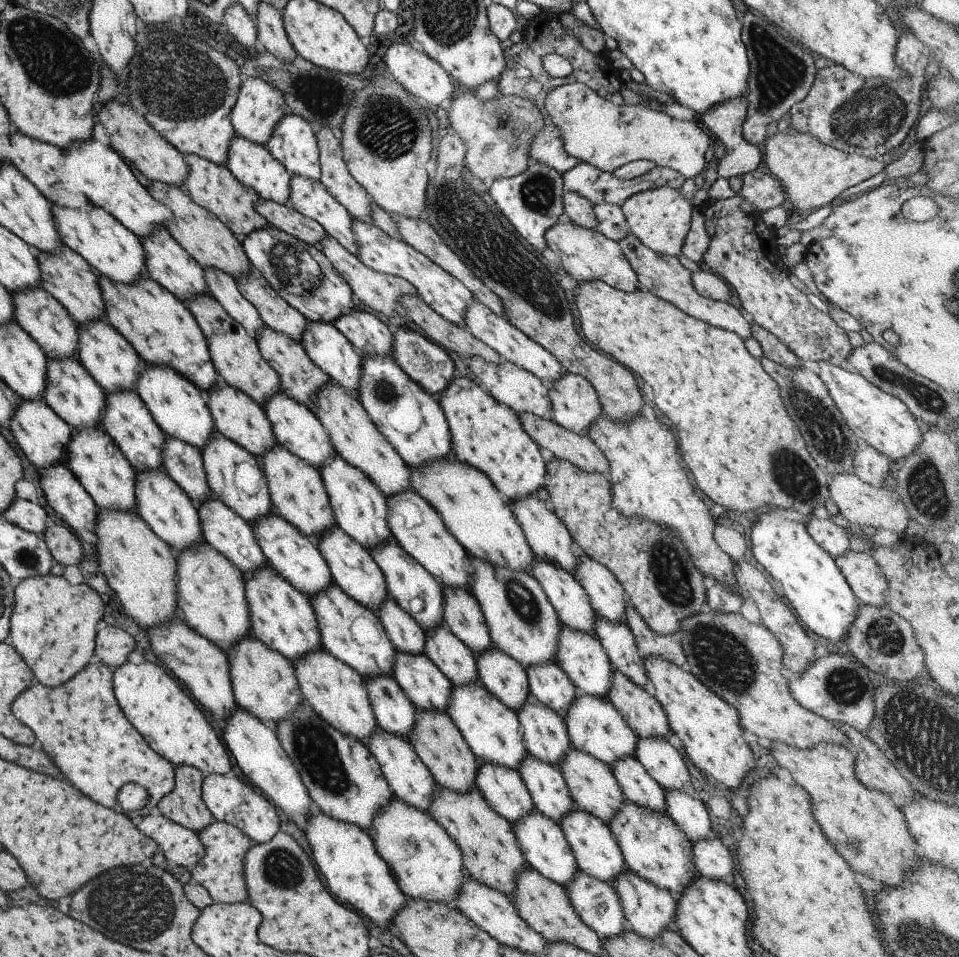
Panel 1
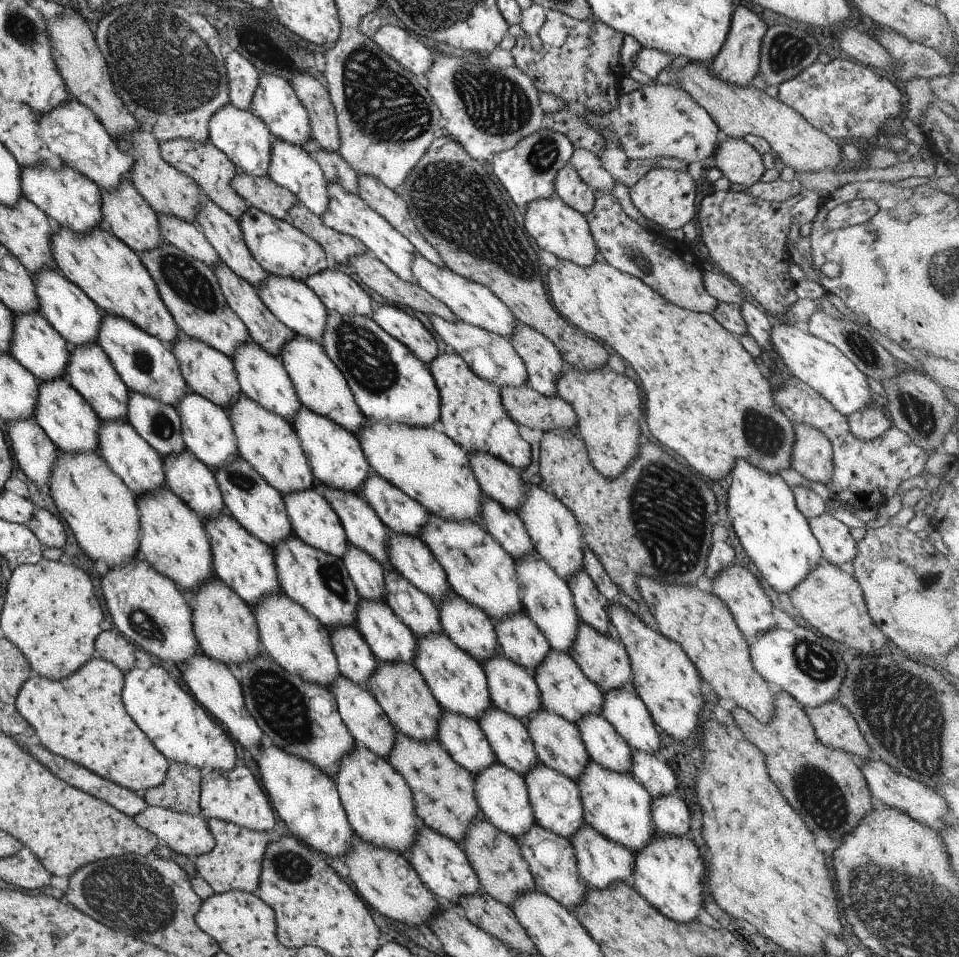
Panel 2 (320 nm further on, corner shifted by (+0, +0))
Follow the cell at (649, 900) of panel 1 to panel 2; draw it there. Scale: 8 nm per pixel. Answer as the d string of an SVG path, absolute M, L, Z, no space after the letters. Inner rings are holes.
M584 824L577 830L577 834L571 836L569 841L573 848L573 856L577 862L577 875L587 888L597 888L605 890L607 886L615 884L633 884L633 864L634 855L623 846L603 838L597 834L593 828Z

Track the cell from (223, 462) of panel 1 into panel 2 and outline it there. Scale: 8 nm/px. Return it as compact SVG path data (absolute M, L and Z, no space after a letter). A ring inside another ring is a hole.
M187 390L181 396L181 402L177 402L174 410L180 421L181 439L185 444L185 449L192 453L203 466L214 471L219 466L223 466L225 462L231 462L235 460L235 456L239 456L227 412L219 406Z

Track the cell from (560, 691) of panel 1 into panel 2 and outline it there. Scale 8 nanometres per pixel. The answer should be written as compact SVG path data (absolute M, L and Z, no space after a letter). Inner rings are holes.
M523 611L493 621L500 653L532 673L549 654L549 646L537 626Z

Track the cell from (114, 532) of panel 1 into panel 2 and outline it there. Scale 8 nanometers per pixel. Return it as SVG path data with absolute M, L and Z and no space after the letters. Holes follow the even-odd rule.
M57 451L57 462L51 468L49 478L49 493L53 504L67 526L71 529L77 545L84 556L91 561L97 560L107 568L117 568L127 564L131 558L139 555L139 512L134 495L127 489L127 486L117 478L97 452L91 454L63 454Z

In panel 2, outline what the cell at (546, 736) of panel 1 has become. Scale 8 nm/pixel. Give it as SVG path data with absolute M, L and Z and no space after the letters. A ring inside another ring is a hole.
M501 653L481 662L490 688L492 707L524 723L529 714L541 710L537 684L530 672L509 662Z

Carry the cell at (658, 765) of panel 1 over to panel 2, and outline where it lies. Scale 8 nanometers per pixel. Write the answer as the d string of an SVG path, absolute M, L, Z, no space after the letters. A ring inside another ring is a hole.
M631 686L604 692L601 716L630 749L639 750L647 756L657 754L659 733Z

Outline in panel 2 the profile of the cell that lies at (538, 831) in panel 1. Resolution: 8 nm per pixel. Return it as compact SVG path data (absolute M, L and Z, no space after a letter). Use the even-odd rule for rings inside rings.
M495 761L485 770L477 772L477 776L473 777L473 787L480 811L479 816L495 826L497 830L505 832L511 838L518 839L529 828L533 828L535 818L533 818L533 810L529 806L527 788L521 775Z

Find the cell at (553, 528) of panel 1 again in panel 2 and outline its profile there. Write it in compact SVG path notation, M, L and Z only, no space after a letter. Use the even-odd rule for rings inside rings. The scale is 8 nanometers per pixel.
M473 452L467 454L467 458L484 497L491 498L505 510L518 513L525 490L519 474L489 454Z

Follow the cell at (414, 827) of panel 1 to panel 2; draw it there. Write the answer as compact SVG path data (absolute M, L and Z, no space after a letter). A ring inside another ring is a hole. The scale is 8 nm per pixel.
M356 744L339 762L334 784L343 806L347 822L361 842L381 850L397 852L408 857L409 848L415 846L415 838L421 822L413 808L413 798L405 780L386 762L377 758L363 745Z

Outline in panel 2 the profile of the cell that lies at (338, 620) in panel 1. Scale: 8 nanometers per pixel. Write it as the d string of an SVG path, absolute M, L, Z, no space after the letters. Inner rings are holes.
M293 534L285 538L285 542L277 542L272 552L279 587L289 600L295 601L305 612L317 618L317 622L326 629L337 628L337 626L355 626L357 602L360 597L340 558L323 554L321 550L307 546Z

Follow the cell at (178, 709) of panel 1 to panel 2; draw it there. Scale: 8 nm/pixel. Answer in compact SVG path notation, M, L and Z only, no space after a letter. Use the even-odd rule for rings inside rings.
M150 666L147 670L134 667L124 674L121 700L126 714L133 720L149 742L169 763L184 763L199 769L202 773L209 771L227 772L232 770L237 760L235 748L226 732L217 726L209 714L187 692L183 692L173 678L161 668Z

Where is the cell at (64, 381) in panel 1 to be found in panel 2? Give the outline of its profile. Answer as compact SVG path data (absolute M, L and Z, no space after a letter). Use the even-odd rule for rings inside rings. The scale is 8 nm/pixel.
M38 312L13 315L13 342L9 346L9 354L38 382L45 384L57 378L66 379L65 366L69 362L69 351L70 347L65 340L49 326Z

